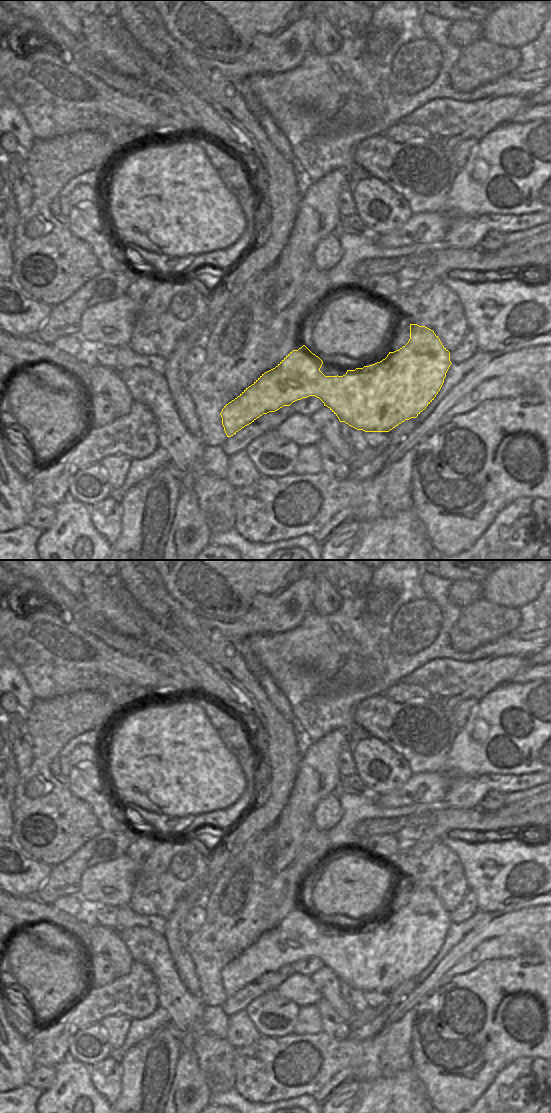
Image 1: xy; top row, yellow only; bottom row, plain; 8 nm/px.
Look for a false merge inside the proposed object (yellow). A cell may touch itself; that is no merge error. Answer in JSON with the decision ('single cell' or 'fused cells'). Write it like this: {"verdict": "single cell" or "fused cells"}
{"verdict": "single cell"}

